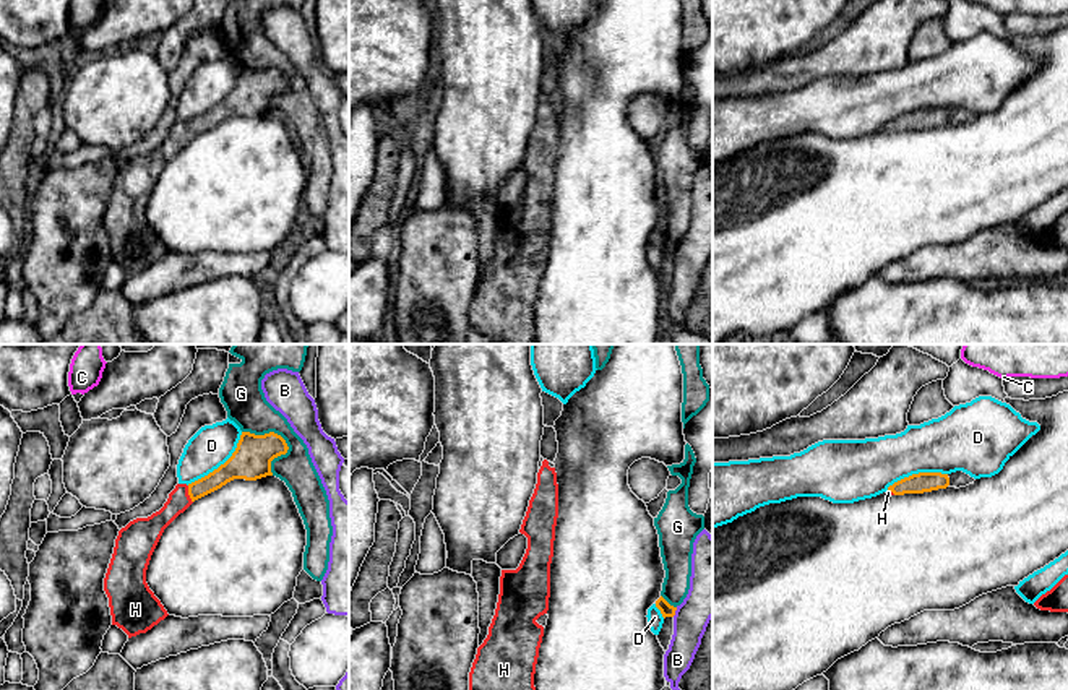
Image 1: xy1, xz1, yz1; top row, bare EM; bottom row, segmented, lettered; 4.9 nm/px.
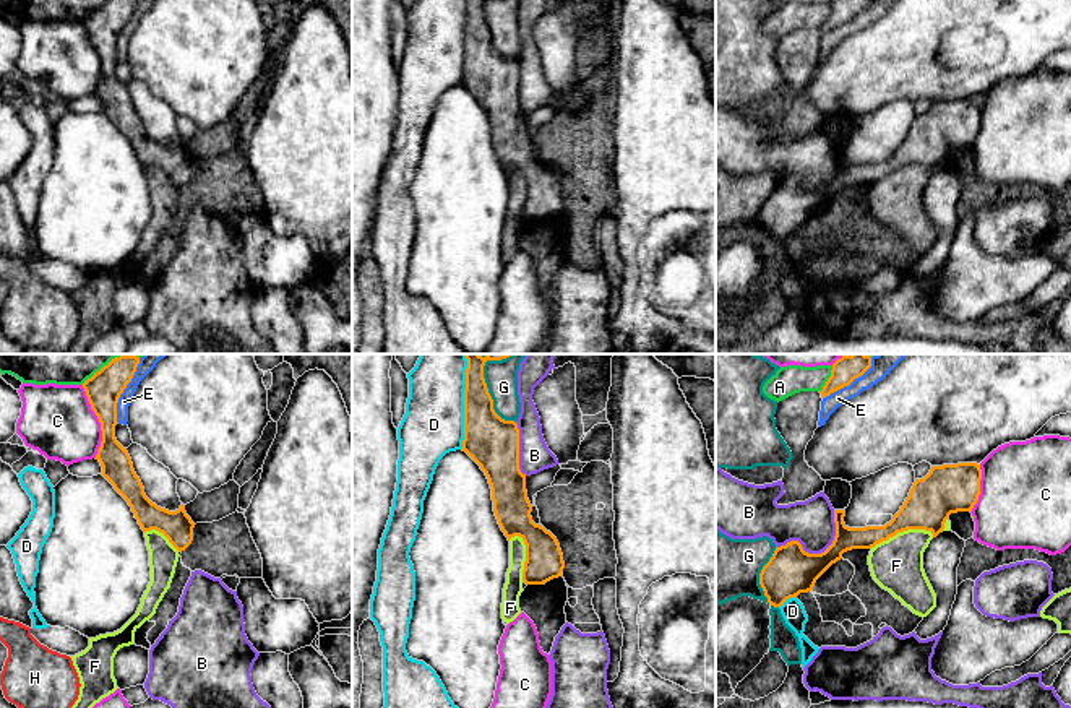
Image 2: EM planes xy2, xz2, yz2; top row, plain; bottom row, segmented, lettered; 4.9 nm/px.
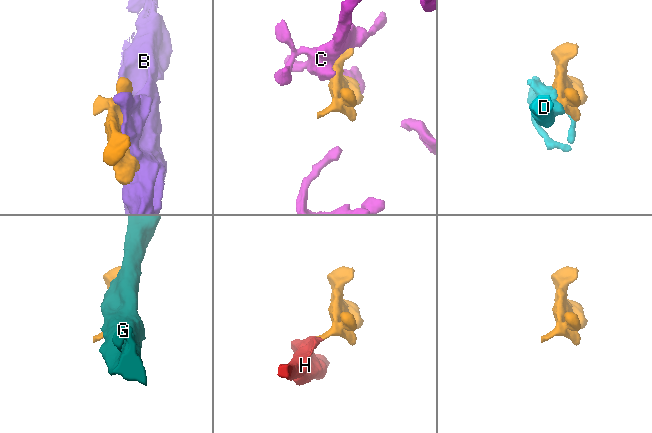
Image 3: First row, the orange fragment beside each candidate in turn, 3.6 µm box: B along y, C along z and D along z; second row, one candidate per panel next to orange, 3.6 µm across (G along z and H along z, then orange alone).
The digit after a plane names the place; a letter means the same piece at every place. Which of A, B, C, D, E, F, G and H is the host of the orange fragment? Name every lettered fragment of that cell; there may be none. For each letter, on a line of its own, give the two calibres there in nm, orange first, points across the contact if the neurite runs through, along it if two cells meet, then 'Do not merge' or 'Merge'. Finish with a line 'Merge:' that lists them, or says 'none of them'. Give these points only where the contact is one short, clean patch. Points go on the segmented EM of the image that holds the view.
A: Thickness 170 nm (orange) against 300 nm. Do not merge
B: Thickness 240 nm (orange) against 220 nm. Do not merge
C: Thickness 170 nm (orange) against 360 nm. Do not merge
D: Thickness 260 nm (orange) against 300 nm. Do not merge
E: Thickness 170 nm (orange) against 90 nm. Do not merge
F: Thickness 240 nm (orange) against 260 nm. Do not merge
G: Thickness 260 nm (orange) against 160 nm. Do not merge
H: Thickness 100 nm (orange) against 120 nm. Path across: xy1 (231, 470), (189, 494), (151, 528). Merge
Merge: H

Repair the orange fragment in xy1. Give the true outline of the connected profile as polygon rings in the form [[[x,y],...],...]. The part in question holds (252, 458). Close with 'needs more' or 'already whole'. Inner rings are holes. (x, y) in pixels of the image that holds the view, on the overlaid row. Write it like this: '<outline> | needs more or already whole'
[[[242,432],[235,451],[224,464],[188,485],[177,484],[159,511],[122,528],[104,578],[112,625],[131,638],[164,620],[169,614],[146,583],[146,570],[164,529],[195,500],[234,479],[256,481],[273,476],[271,461],[287,450],[286,440],[274,432]]] | needs more

